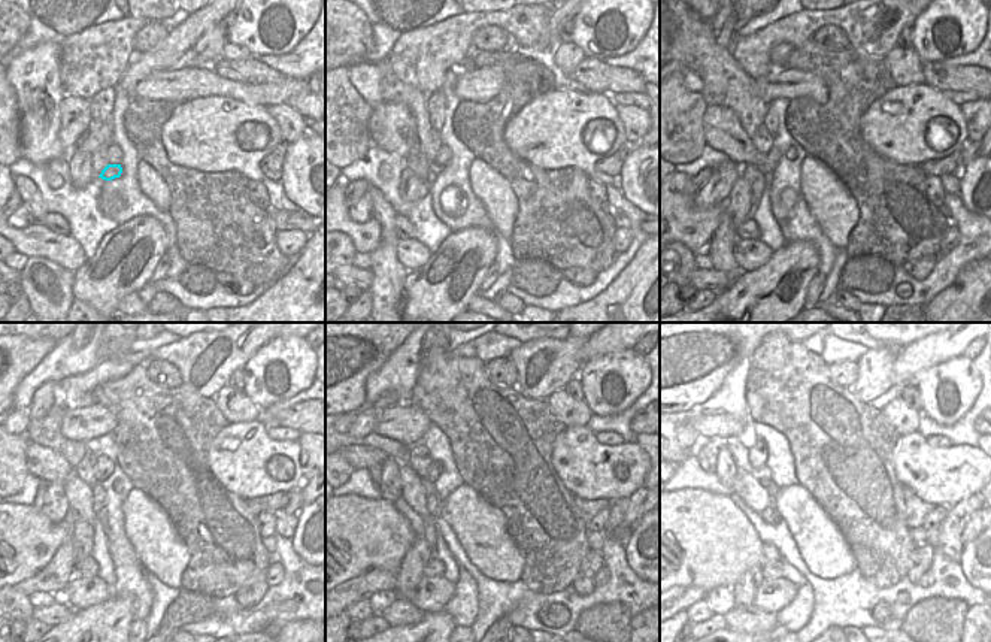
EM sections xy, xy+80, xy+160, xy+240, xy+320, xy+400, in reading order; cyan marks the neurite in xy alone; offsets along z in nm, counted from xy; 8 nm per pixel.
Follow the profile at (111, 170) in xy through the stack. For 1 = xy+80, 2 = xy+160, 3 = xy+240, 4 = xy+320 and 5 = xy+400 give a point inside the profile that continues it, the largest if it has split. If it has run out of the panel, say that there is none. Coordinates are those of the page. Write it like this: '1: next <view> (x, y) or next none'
1: next xy+80 (436, 169)
2: next xy+160 (723, 130)
3: next xy+240 (47, 465)
4: next xy+320 (358, 456)
5: next xy+400 (690, 451)

